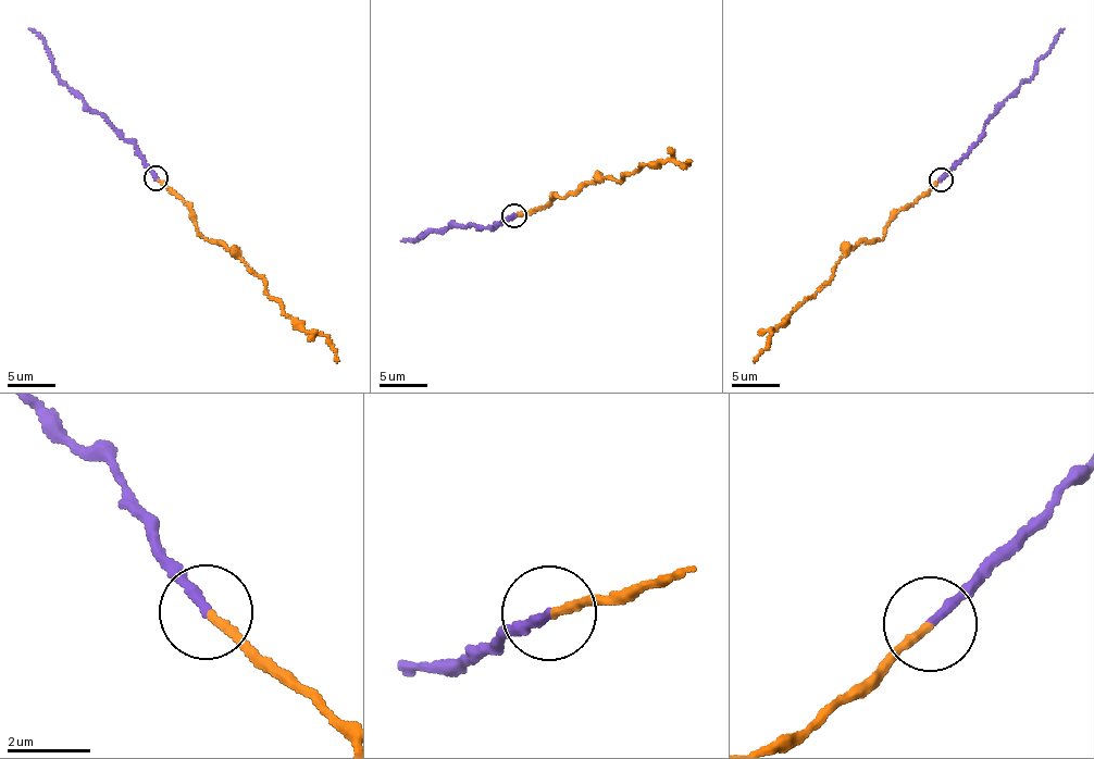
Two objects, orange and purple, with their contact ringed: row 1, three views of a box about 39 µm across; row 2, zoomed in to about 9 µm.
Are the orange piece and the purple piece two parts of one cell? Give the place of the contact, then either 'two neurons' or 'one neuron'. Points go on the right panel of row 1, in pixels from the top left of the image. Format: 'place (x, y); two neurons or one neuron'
place (941, 179); two neurons

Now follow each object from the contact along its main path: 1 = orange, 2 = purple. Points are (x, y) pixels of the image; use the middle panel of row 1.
1: (516, 216), (556, 195), (564, 196), (607, 177), (620, 182), (642, 165), (662, 160), (688, 161)
2: (513, 215), (493, 228), (452, 224), (447, 229), (427, 232), (417, 240), (401, 240)

